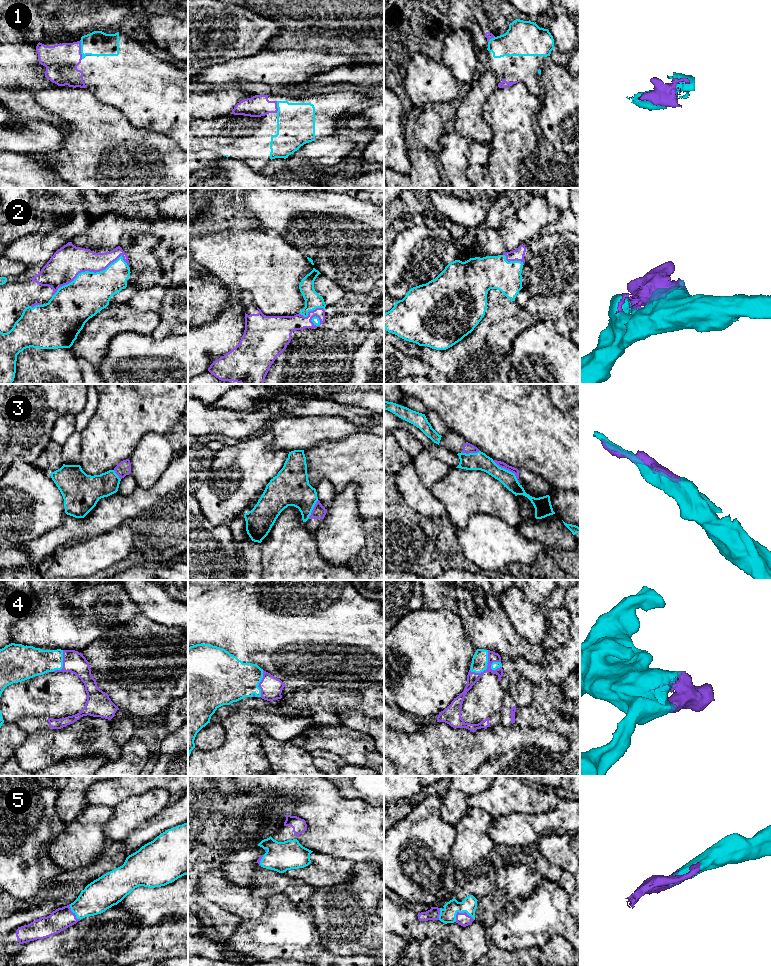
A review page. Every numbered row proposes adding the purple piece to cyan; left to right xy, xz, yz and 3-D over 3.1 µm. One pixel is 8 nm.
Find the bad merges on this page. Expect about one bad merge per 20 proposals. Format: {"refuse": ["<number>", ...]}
{"refuse": ["3"]}

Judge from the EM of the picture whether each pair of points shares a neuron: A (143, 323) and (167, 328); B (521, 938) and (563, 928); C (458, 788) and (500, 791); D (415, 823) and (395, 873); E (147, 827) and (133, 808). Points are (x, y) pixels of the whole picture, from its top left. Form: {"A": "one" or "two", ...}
{"A": "two", "B": "one", "C": "two", "D": "one", "E": "two"}

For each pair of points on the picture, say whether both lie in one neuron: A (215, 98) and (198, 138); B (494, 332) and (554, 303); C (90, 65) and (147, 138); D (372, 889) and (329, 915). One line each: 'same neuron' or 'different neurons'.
A: different neurons
B: different neurons
C: different neurons
D: same neuron

